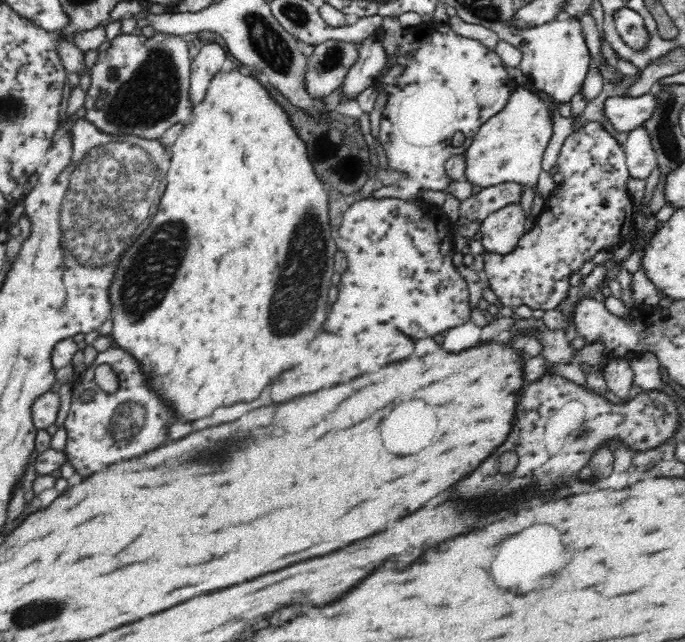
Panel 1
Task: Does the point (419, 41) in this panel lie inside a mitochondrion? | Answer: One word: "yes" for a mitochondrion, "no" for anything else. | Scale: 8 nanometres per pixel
no

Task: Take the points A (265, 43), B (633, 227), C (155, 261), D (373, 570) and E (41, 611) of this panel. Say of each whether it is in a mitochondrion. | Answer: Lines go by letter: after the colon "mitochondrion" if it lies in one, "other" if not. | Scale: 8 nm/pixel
A: mitochondrion
B: other
C: mitochondrion
D: other
E: mitochondrion

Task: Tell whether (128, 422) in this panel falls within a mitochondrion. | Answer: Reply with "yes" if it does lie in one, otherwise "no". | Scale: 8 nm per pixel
yes

